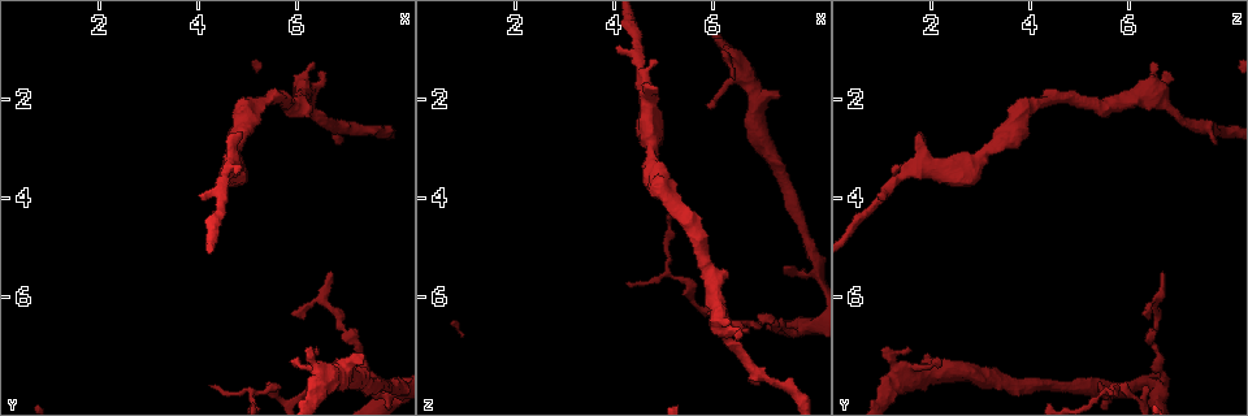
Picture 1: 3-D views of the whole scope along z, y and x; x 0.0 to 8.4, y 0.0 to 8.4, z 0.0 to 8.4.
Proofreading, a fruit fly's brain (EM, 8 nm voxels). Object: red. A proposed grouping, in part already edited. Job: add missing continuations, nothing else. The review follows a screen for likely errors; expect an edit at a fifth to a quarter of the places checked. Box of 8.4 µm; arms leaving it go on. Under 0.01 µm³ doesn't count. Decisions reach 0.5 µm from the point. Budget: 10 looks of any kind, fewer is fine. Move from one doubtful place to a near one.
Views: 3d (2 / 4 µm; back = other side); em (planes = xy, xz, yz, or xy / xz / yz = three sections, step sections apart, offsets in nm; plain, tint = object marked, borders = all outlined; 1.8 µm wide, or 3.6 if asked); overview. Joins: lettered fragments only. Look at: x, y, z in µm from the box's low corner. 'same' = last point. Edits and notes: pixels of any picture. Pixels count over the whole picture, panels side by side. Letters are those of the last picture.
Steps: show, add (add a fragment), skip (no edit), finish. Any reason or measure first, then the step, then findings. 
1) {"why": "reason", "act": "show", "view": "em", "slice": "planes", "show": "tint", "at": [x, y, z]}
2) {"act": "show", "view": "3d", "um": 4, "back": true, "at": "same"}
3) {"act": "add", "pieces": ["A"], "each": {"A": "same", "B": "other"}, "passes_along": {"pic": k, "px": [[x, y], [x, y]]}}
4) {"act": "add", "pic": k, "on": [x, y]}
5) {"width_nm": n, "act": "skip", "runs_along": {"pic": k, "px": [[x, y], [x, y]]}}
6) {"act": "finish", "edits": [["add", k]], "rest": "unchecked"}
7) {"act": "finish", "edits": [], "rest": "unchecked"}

{"why": "branch stops here", "act": "show", "view": "em", "slice": "planes", "show": "borders", "at": [7.55, 7.65, 5.40]}

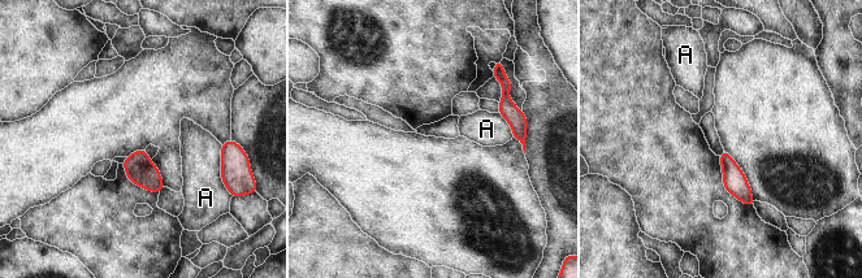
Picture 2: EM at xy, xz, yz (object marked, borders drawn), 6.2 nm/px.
{"act": "skip", "each": {"A": "other"}, "border": {"pic": 2, "px": [[220, 144], [220, 179], [222, 182]]}, "found": "no lettered fragment goes on from it"}

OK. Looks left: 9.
{"why": "thin end", "act": "show", "view": "em", "slice": "planes", "show": "borders", "at": [4.25, 7.80, 5.75]}

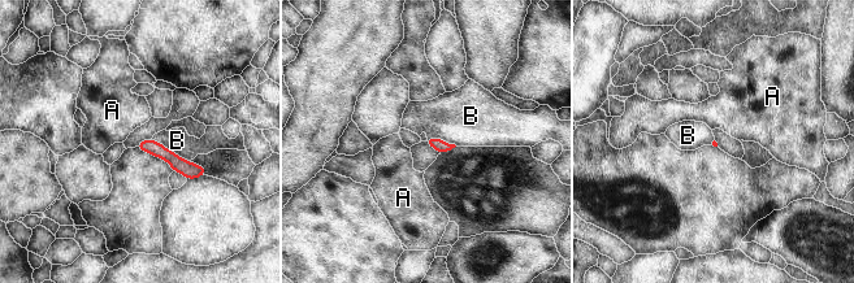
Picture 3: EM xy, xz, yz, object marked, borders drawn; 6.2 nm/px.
{"act": "skip", "each": {"A": "other", "B": "other"}, "runs_along": {"pic": 3, "px": [[141, 146], [202, 170]]}, "found": "none of them fits"}

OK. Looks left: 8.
{"act": "show", "view": "em", "um": 3.6, "slice": "planes", "show": "tint", "at": [6.25, 7.10, 1.05]}

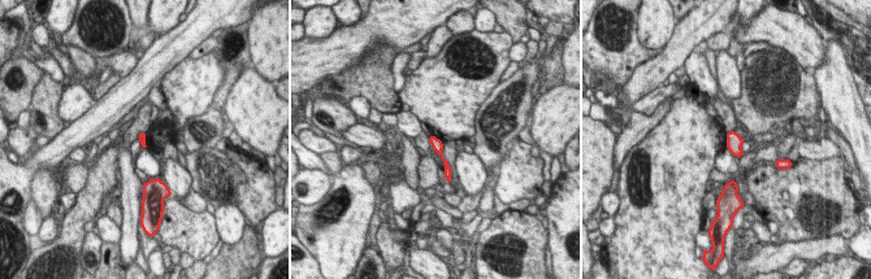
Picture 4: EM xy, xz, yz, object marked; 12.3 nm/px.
{"act": "show", "view": "em", "um": 3.6, "slice": "planes", "show": "borders", "at": "same"}

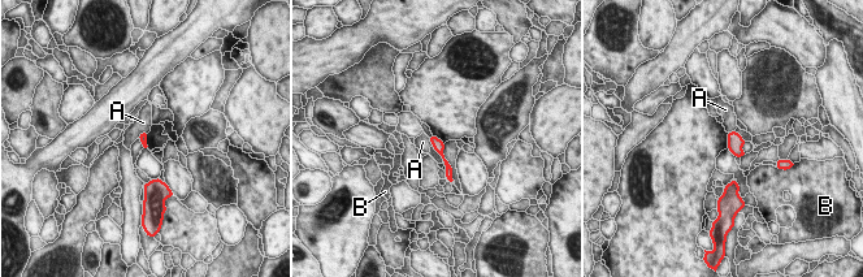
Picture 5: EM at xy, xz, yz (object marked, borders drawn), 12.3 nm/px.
{"act": "skip", "each": {"A": "other", "B": "other"}, "border": {"pic": 5, "px": [[147, 131], [143, 131], [138, 138]]}, "found": "none of them fits"}

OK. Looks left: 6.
{"why": "stops while still wide", "act": "show", "view": "em", "slice": "planes", "show": "borders", "at": [4.90, 2.70, 1.80]}

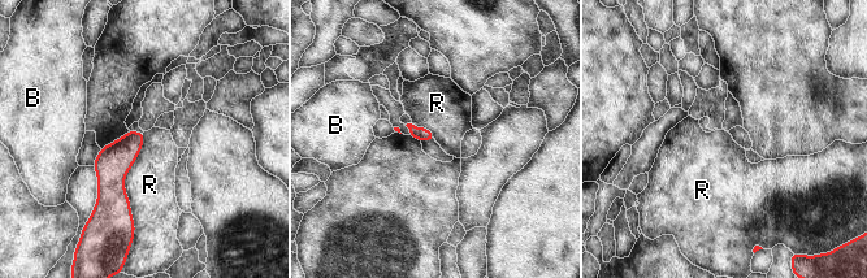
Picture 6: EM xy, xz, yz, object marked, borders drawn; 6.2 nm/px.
{"act": "skip", "each": {"B": "other", "R": "other"}, "border": {"pic": 6, "px": [[143, 133], [125, 177], [134, 226]]}, "found": "none of them fits"}

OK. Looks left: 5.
{"act": "finish", "edits": [], "rest": "unchecked"}

